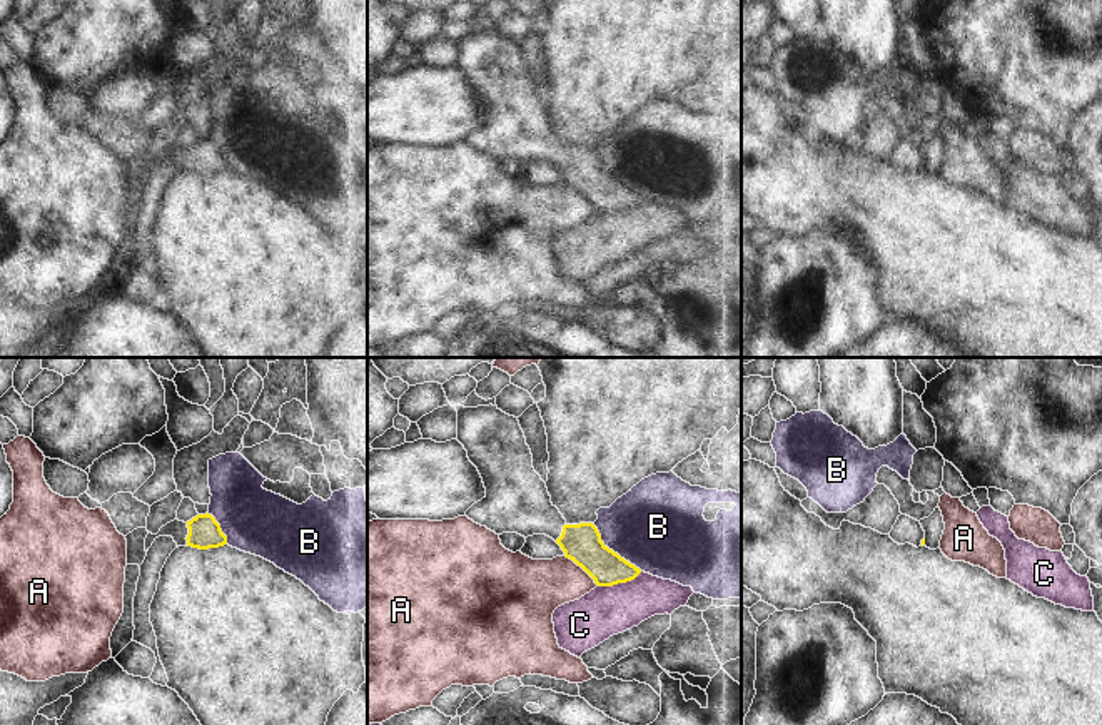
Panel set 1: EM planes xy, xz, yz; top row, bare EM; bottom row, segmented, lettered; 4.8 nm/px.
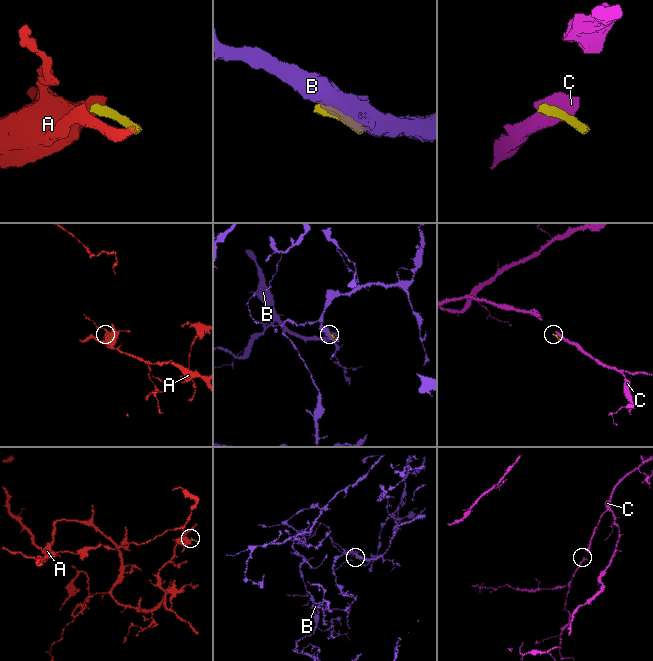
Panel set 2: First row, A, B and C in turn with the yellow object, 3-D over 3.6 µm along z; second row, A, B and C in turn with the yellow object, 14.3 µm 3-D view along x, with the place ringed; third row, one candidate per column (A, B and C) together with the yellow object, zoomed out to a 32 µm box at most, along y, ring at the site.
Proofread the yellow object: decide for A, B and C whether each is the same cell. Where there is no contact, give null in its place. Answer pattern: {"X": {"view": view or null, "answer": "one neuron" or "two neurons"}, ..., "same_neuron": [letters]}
{"A": {"view": "xz", "answer": "two neurons"}, "B": {"view": "xz", "answer": "two neurons"}, "C": {"view": "xz", "answer": "two neurons"}, "same_neuron": []}

